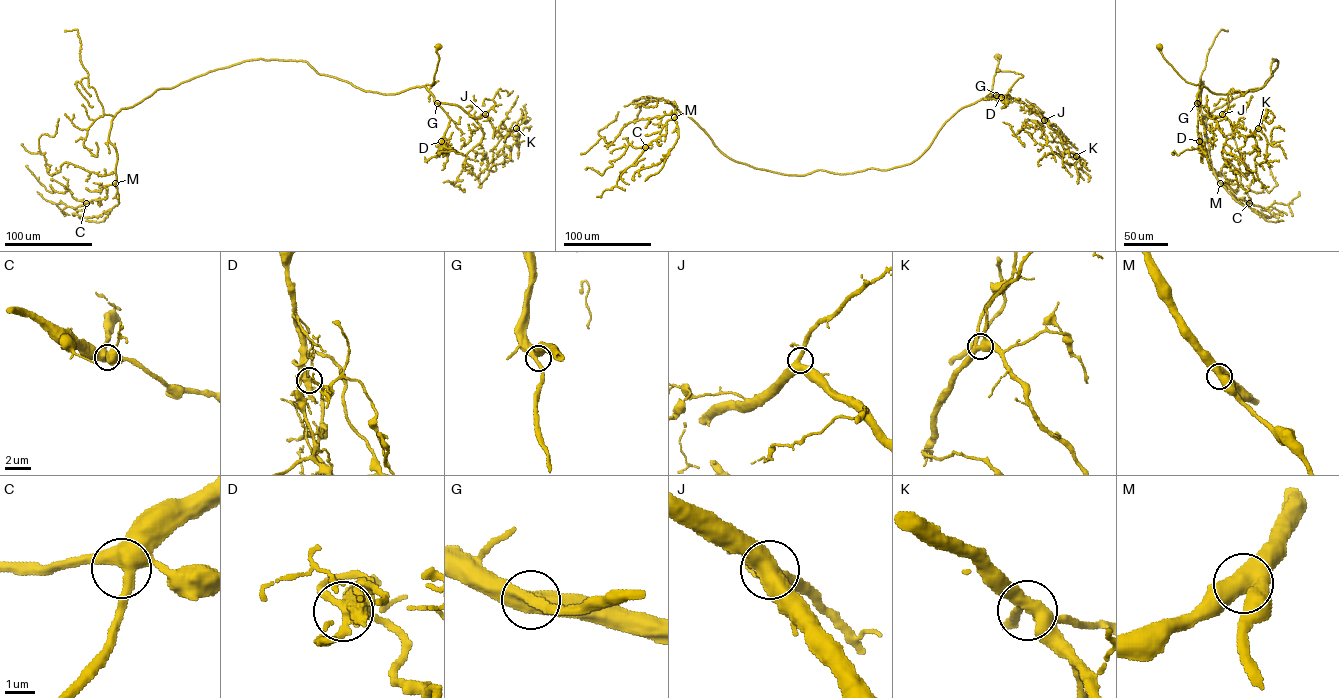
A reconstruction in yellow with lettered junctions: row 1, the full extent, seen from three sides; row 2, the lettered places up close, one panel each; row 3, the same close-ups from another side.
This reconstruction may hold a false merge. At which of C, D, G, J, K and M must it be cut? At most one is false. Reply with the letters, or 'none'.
D

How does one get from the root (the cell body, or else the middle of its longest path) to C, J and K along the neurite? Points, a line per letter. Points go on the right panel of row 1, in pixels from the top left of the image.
C: (1159, 47), (1186, 81), (1216, 93), (1256, 90), (1278, 61), (1205, 124), (1216, 178), (1249, 203)
J: (1159, 47), (1164, 58), (1186, 81), (1201, 85), (1196, 102), (1214, 118), (1222, 114)
K: (1159, 47), (1186, 81), (1201, 85), (1196, 102), (1210, 115), (1223, 115), (1245, 137), (1254, 137), (1258, 128)

